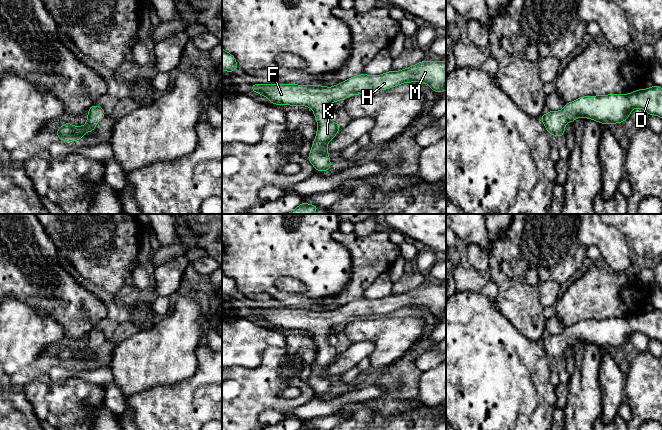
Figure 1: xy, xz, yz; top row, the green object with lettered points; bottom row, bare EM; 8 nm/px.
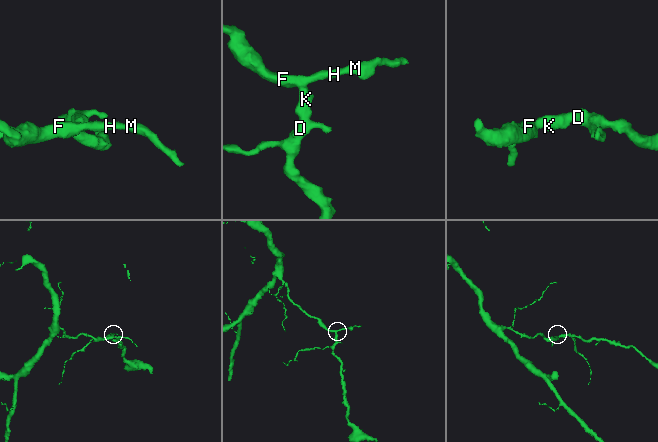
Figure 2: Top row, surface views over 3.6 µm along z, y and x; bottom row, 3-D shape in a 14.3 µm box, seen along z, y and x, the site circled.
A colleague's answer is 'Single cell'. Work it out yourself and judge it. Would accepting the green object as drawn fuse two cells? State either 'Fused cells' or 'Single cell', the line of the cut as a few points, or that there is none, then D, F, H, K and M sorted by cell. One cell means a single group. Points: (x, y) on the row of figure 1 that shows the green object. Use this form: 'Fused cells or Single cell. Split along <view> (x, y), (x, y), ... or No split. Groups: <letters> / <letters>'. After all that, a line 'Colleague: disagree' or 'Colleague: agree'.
Single cell. No split. Groups: D F H K M
Colleague: agree

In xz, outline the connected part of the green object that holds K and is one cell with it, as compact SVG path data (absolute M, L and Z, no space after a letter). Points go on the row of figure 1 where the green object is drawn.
M421 61L400 71L391 70L381 75L361 74L333 87L317 84L252 84L251 89L265 96L275 105L306 106L314 110L317 120L316 137L308 154L309 162L316 171L328 171L331 167L327 144L340 130L340 124L329 118L325 108L333 102L352 95L390 89L410 82L428 84L435 93L446 90L446 61Z

